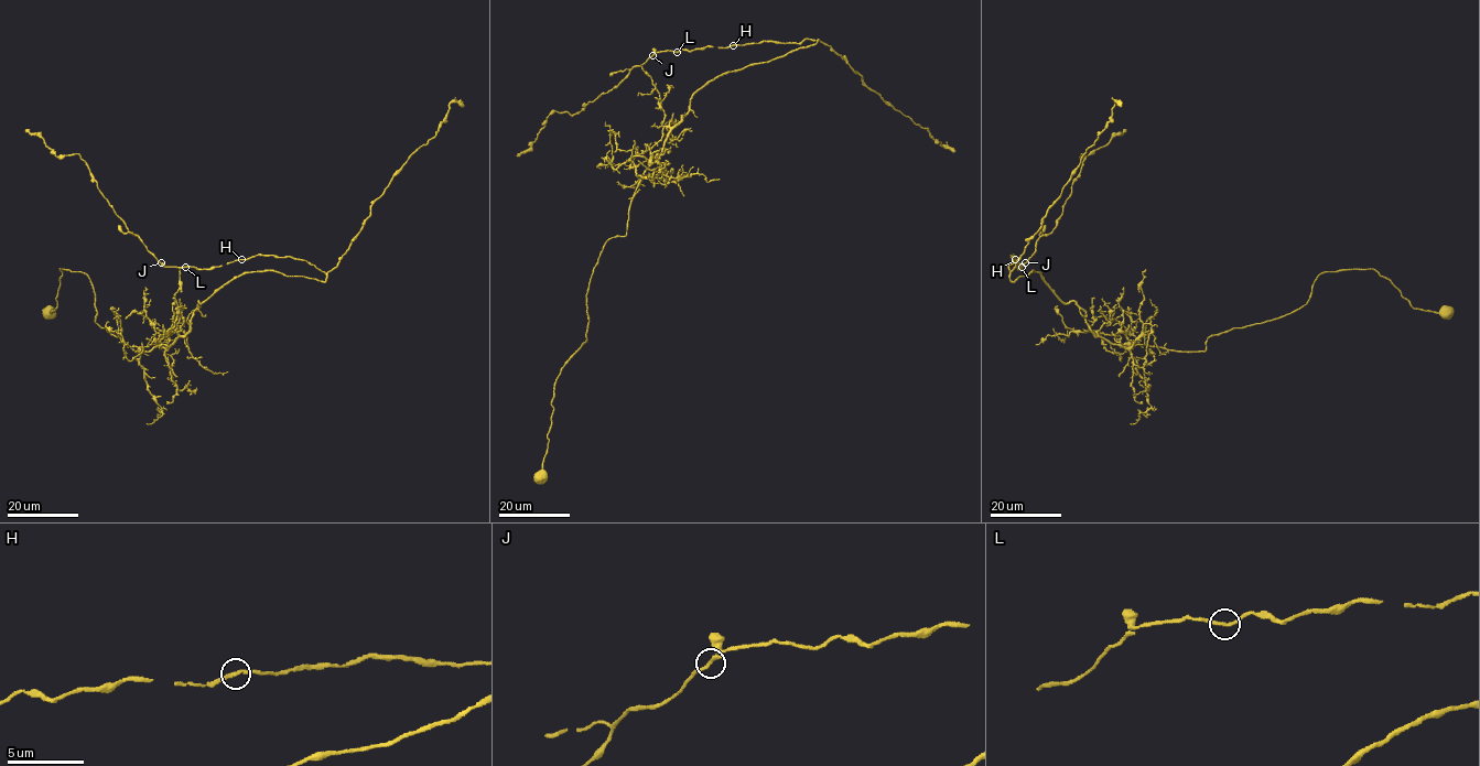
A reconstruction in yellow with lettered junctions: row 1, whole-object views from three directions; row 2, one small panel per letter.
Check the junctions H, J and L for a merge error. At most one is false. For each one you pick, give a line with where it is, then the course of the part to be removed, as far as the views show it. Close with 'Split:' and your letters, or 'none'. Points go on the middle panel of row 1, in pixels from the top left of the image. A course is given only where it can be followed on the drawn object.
Split: none

